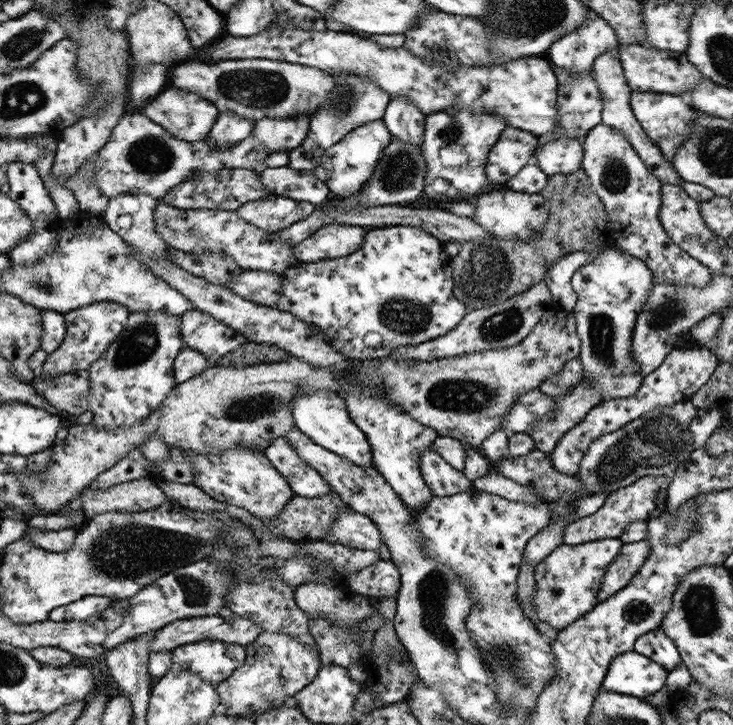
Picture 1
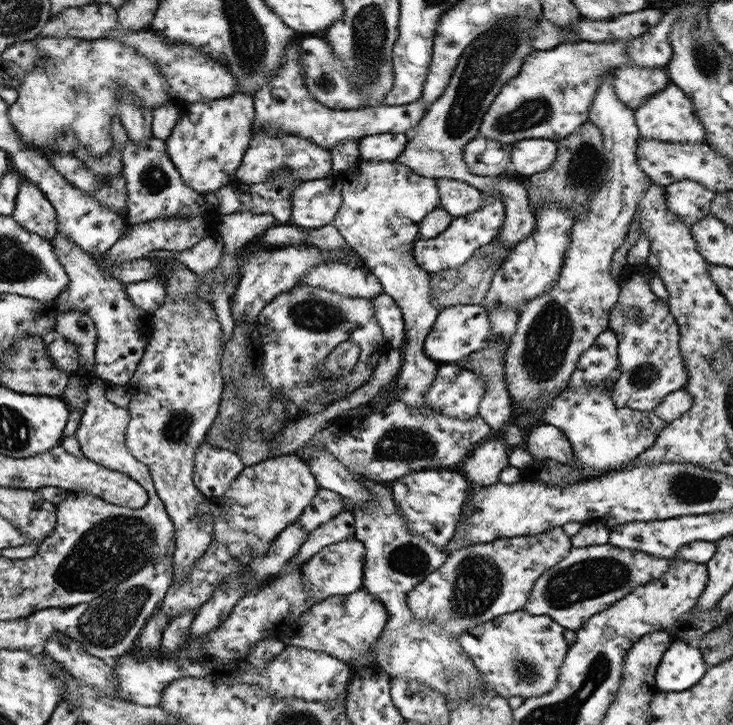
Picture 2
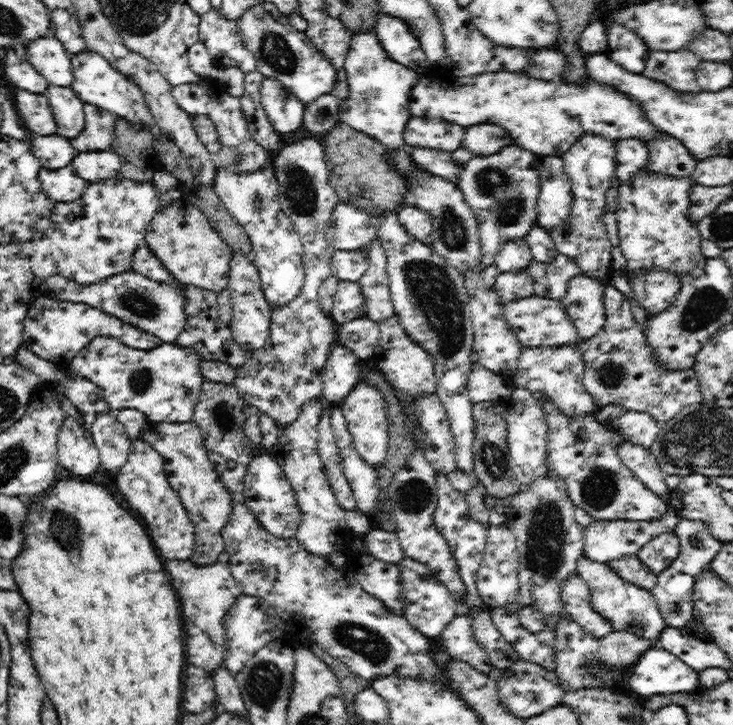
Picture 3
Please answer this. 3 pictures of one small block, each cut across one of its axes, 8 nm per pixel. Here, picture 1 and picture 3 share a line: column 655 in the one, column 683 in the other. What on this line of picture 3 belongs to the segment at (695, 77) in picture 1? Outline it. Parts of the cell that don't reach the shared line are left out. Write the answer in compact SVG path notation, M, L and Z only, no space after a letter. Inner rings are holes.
M651 51L640 75L666 83L680 92L700 92L696 82L696 69L701 60L691 51Z

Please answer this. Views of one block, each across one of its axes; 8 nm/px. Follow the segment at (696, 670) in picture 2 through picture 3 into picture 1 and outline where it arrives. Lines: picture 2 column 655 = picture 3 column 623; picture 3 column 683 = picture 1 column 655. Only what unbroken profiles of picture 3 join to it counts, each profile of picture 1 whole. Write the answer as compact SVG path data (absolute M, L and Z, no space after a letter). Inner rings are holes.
M626 652L610 663L603 690L643 699L662 690L667 684L668 674L648 656Z

